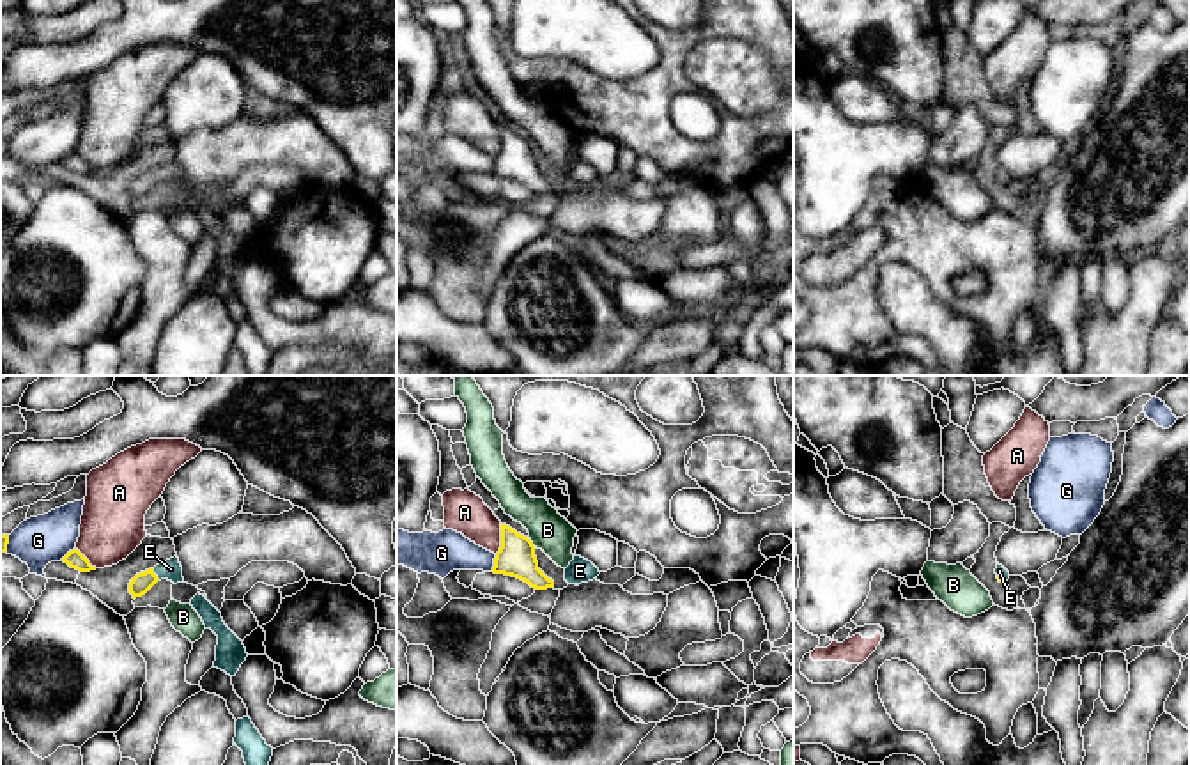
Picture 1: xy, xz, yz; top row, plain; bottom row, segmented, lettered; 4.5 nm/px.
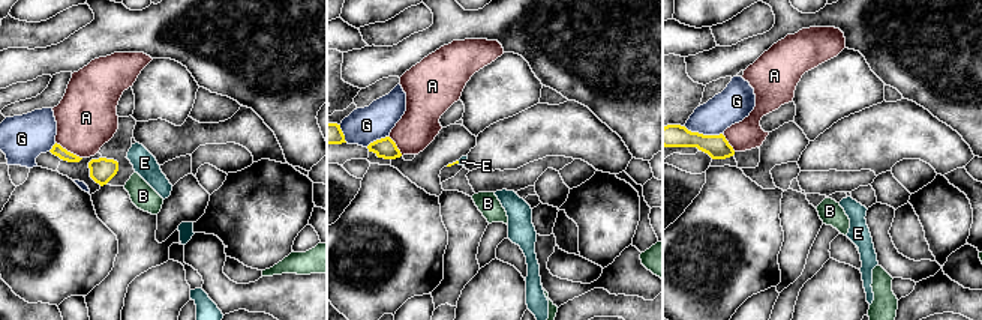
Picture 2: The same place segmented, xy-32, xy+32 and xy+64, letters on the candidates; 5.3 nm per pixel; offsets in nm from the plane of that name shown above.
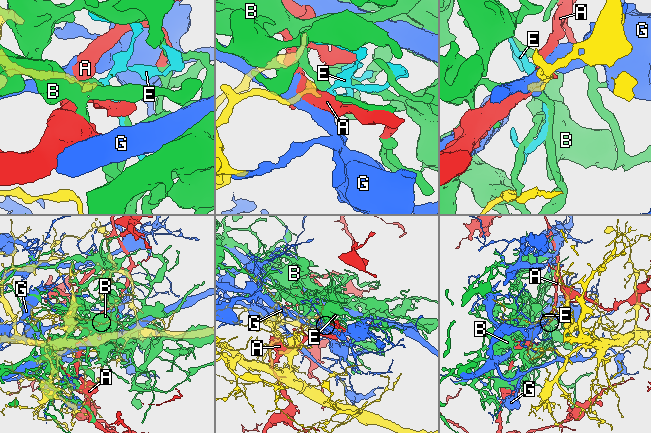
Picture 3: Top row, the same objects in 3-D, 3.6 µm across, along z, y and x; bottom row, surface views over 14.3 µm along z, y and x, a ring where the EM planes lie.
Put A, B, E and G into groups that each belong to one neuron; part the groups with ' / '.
A / B / E / G

